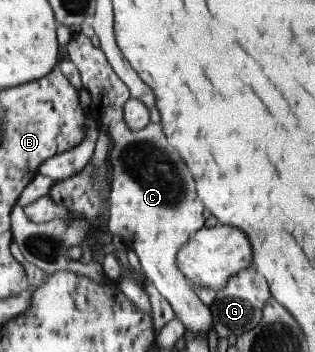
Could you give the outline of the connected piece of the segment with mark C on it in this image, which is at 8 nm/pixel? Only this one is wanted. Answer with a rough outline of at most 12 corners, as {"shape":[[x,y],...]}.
{"shape":[[73,33],[67,55],[111,138],[107,229],[181,328],[210,306],[175,267],[205,227],[195,177],[161,125],[125,123],[127,85]]}

